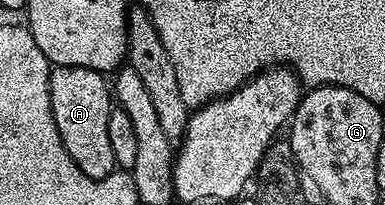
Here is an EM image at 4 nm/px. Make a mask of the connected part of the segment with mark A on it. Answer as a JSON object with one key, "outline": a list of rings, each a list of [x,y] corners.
{"outline":[[[53,66],[49,72],[49,91],[55,128],[59,128],[63,148],[67,148],[71,160],[79,164],[79,172],[92,178],[105,178],[113,173],[117,161],[111,153],[111,140],[107,136],[111,86],[106,75],[91,68]]]}

